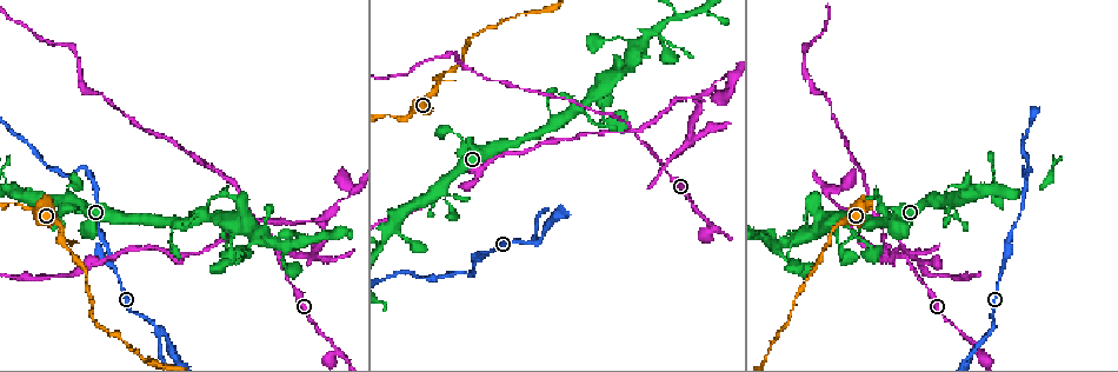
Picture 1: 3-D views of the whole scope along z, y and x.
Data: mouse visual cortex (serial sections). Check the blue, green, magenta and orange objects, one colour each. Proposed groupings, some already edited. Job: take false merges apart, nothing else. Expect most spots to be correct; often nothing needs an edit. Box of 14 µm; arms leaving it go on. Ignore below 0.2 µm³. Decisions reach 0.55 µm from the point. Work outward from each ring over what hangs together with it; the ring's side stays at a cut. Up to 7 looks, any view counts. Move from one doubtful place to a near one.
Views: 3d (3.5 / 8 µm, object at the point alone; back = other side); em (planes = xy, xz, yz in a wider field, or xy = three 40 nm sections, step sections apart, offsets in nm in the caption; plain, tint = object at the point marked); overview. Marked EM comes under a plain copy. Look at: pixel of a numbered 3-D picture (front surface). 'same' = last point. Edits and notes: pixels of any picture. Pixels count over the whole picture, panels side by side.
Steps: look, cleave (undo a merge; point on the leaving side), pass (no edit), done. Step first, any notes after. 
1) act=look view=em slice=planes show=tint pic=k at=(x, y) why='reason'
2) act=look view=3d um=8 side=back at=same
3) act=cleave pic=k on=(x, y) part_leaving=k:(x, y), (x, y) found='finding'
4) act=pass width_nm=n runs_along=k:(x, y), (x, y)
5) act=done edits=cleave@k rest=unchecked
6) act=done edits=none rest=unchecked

act=look view=3d um=3.5 pic=1 at=(991, 326) why='branch point'

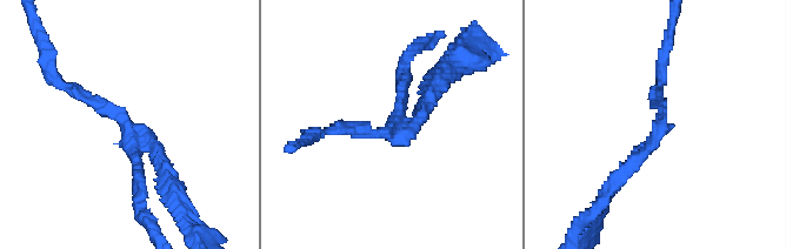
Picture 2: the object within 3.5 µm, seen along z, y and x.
act=look view=em slice=planes show=tint pic=2 at=(390, 128) why='need the tissue'

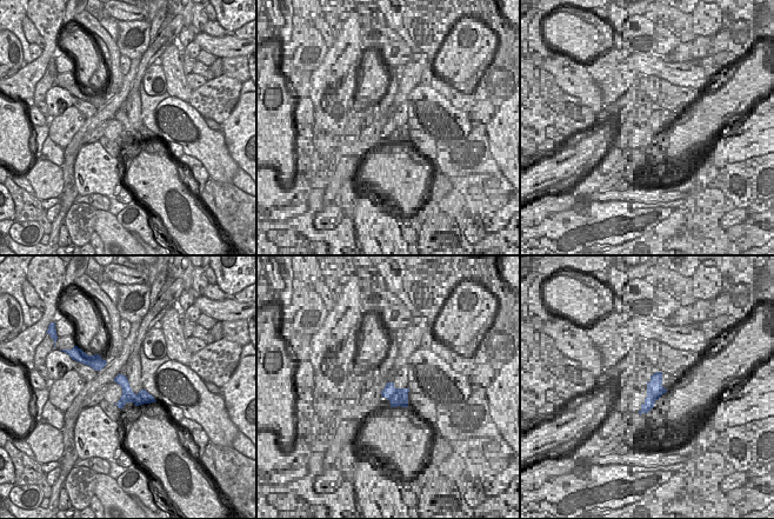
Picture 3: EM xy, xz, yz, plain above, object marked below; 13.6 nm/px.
act=cleave pic=2 on=(166, 167) width_nm=180 part_leaving=2:(142, 136), (158, 148), (182, 213) found='a second cell is stuck on'

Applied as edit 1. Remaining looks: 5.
act=look view=3d um=8 pic=1 at=(260, 221) why='four or more arms meet'

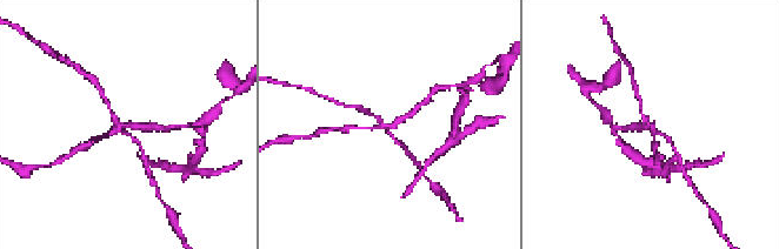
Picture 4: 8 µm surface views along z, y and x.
act=look view=em slice=planes show=tint pic=4 at=(122, 130) arms=4 arm_widths_nm=150,150,150,200

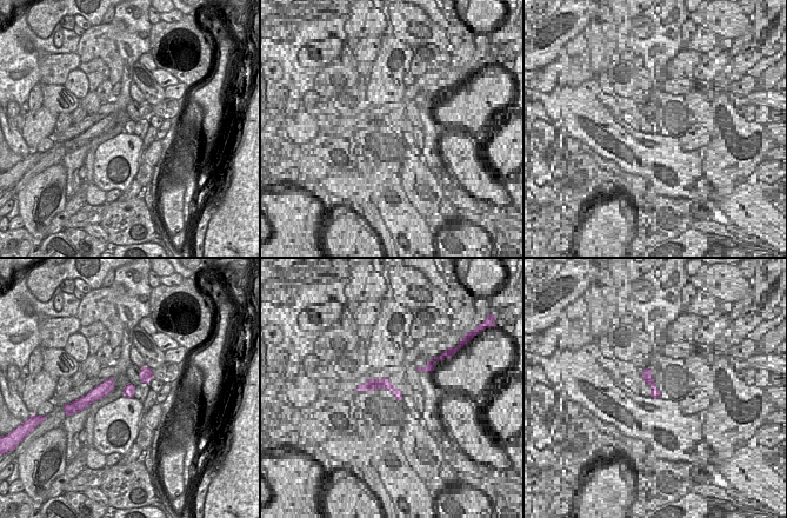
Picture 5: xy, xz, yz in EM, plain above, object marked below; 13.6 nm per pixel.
act=cleave pic=4 on=(140, 126) width_nm=160 part_leaving=4:(126, 127), (132, 125), (164, 128) found='a second cell is stuck on'

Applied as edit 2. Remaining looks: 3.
act=look view=3d um=3.5 side=back pic=1 at=(713, 225)

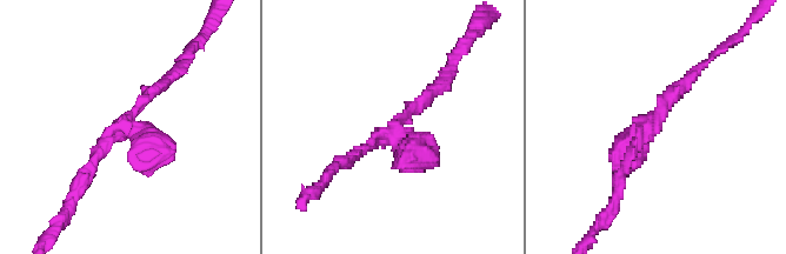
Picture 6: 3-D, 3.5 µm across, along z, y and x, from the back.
act=look view=em slice=xy step=5 show=tint pic=6 at=(388, 132)

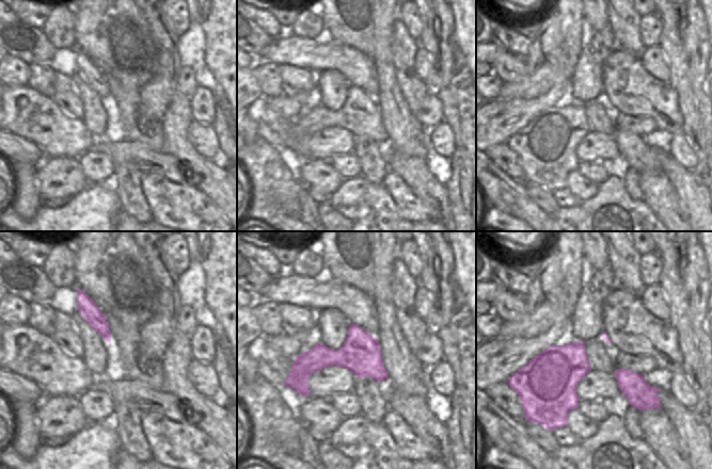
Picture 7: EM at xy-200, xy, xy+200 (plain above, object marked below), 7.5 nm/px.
act=pass arms=3 arm_widths_nm=150,200,300 runs_along=7:(83, 295), (85, 306), (108, 338) found='all the same cell'

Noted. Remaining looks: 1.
act=done edits=cleave@2,cleave@4 rest=unchecked

